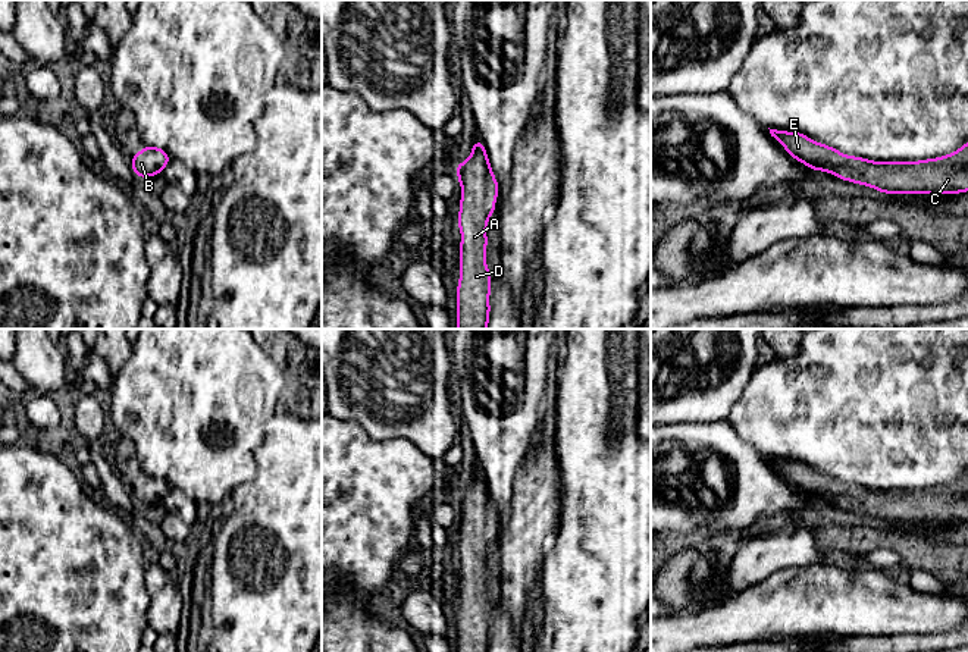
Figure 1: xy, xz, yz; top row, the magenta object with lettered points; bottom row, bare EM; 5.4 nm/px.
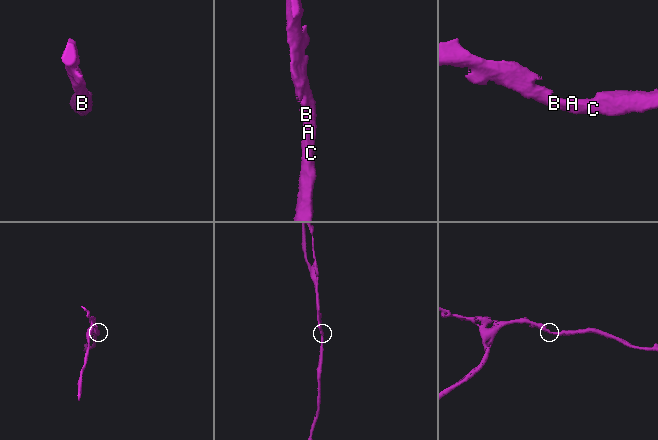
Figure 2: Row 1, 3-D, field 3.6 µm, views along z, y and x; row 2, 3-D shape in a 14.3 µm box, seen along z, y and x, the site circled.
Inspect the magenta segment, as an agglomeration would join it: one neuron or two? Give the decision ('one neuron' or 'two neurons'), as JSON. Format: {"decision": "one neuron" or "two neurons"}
{"decision": "one neuron"}

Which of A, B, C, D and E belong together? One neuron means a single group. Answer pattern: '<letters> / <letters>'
A B C D E

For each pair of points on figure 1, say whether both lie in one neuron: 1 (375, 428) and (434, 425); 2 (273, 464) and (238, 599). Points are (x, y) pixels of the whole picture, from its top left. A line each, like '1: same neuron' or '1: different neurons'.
1: same neuron
2: same neuron

